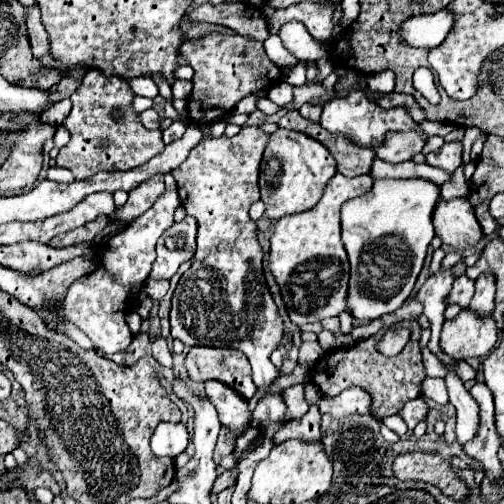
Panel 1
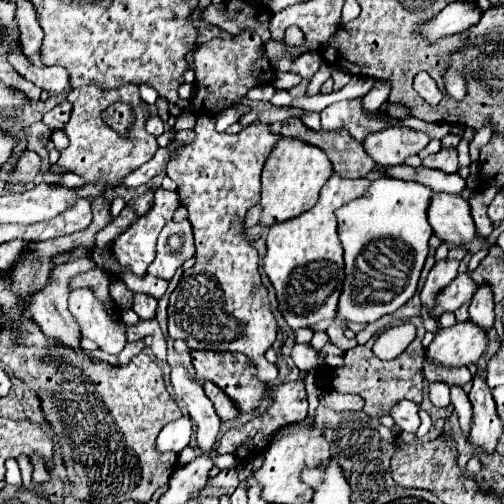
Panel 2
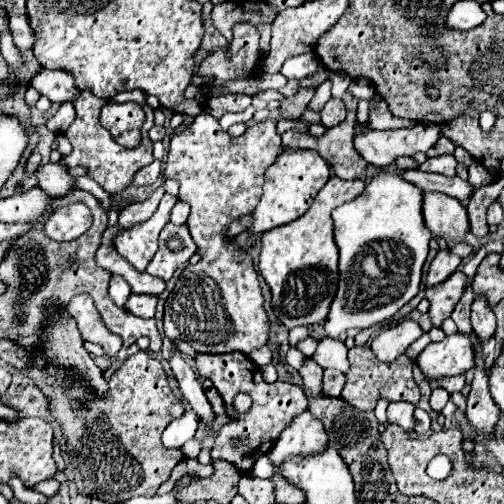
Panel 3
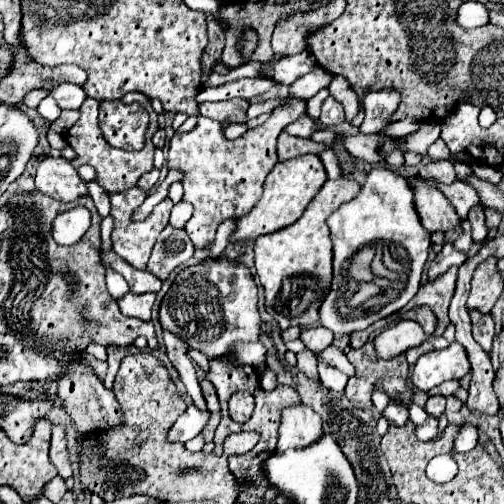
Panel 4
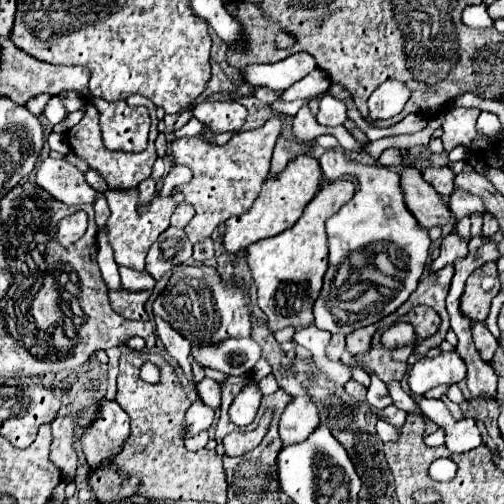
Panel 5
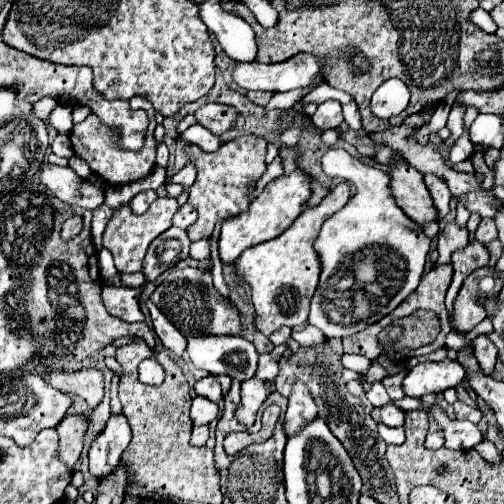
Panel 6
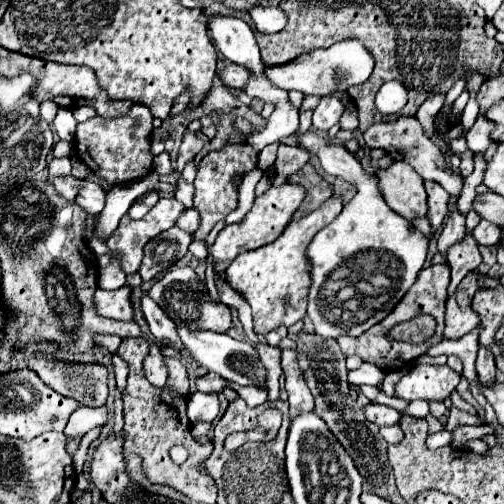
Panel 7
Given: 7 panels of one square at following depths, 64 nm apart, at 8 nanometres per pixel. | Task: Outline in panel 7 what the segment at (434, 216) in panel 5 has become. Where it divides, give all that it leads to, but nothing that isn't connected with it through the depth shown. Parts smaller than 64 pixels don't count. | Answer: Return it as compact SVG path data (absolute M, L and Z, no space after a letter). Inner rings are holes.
M392 162L384 170L376 170L378 188L386 200L386 204L398 212L400 216L424 218L426 212L426 192L424 180L420 174L404 162Z

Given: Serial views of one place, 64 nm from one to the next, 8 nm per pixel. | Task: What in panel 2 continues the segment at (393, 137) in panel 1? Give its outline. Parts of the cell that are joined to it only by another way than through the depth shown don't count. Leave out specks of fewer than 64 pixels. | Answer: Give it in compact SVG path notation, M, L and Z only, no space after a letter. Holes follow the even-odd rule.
M390 126L364 138L362 148L378 166L398 166L408 156L418 154L432 138L426 132Z

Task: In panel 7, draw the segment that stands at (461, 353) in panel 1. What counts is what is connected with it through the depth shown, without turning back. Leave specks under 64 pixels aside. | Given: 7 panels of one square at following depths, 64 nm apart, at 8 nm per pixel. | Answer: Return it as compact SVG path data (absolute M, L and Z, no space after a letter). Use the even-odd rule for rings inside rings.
M416 364L394 388L394 396L406 402L412 400L428 400L428 402L444 402L452 390L458 386L460 374L450 370L448 366L430 366Z

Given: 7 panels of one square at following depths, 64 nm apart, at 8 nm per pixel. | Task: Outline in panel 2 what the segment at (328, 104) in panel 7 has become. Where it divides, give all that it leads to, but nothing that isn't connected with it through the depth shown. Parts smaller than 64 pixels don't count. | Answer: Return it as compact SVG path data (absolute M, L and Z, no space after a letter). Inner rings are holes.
M342 100L342 102L330 104L320 112L320 116L322 116L324 130L336 130L342 126L348 126L350 134L358 142L364 140L364 136L394 124L384 120L380 114L366 114L360 106L360 100Z

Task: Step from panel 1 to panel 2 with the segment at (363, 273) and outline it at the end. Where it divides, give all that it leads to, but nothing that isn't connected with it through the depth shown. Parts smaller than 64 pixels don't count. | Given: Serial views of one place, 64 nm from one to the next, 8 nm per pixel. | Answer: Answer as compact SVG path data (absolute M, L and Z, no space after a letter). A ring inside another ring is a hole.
M380 176L360 198L334 212L338 218L338 238L344 248L346 272L334 326L372 324L386 314L394 314L414 296L424 260L428 256L428 240L432 236L432 228L426 220L430 196L432 190L422 184ZM378 254L392 262L390 274L380 274L370 266L372 258ZM394 262L400 266L396 268Z

